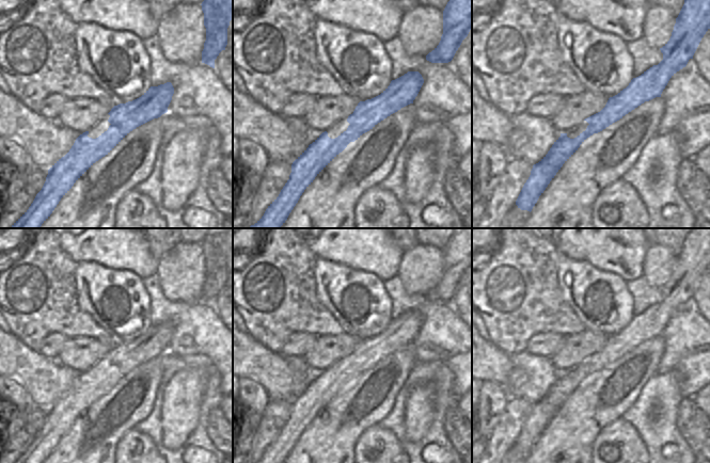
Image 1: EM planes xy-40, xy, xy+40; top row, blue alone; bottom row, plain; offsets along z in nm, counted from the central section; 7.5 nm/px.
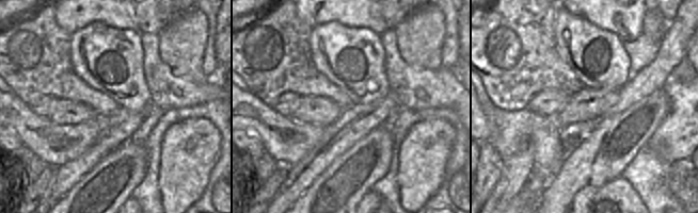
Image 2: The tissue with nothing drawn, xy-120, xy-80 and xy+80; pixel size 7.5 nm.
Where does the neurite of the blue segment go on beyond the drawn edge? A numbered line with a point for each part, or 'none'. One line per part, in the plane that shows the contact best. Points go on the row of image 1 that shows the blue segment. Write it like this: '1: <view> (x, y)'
none

